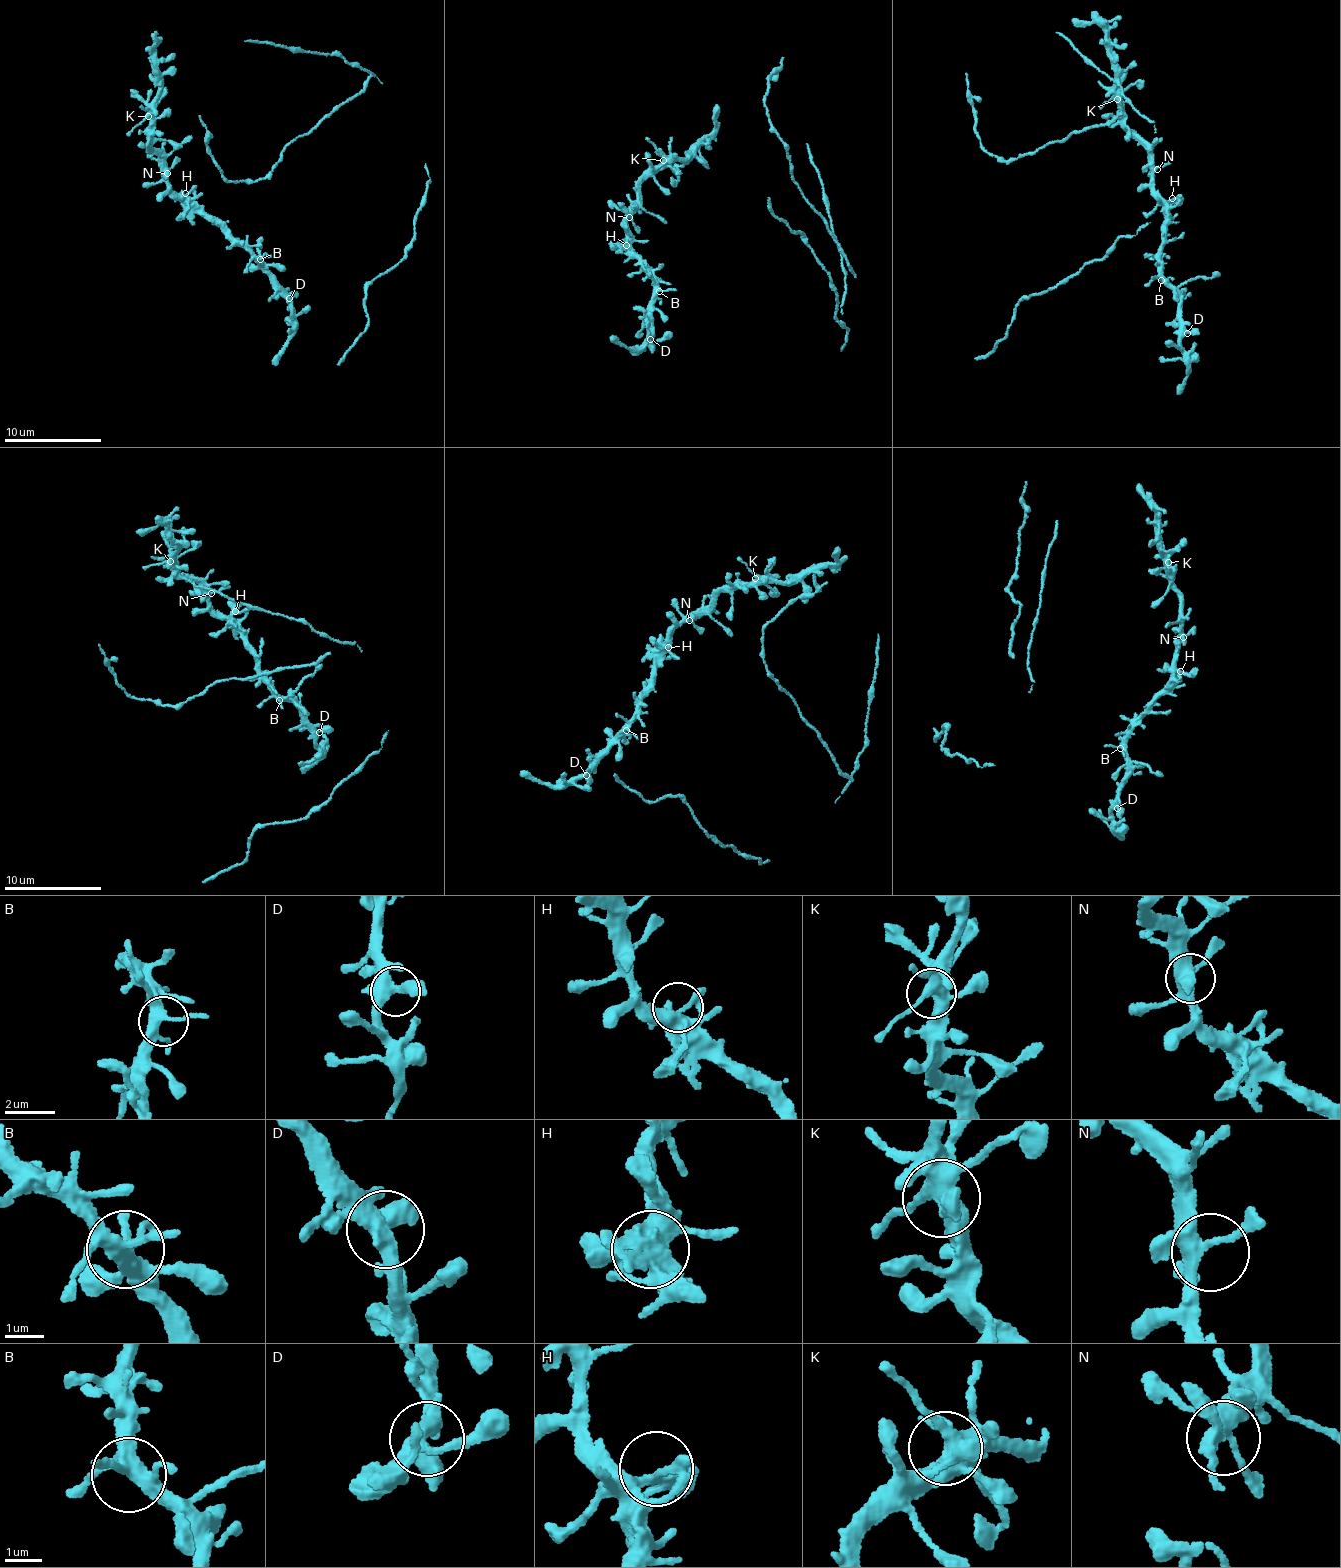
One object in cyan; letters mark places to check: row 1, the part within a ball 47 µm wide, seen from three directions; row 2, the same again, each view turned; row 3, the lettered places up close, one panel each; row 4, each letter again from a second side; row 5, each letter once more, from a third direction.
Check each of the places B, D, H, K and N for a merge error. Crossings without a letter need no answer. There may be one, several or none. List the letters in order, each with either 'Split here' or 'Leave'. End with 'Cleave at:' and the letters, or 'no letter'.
B: Leave
D: Leave
H: Leave
K: Leave
N: Leave
Cleave at: no letter

